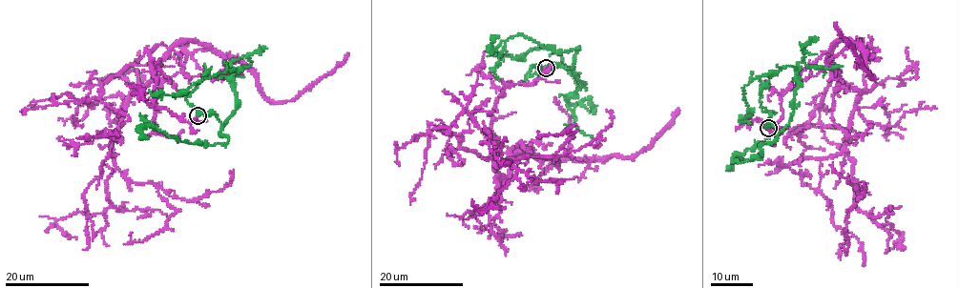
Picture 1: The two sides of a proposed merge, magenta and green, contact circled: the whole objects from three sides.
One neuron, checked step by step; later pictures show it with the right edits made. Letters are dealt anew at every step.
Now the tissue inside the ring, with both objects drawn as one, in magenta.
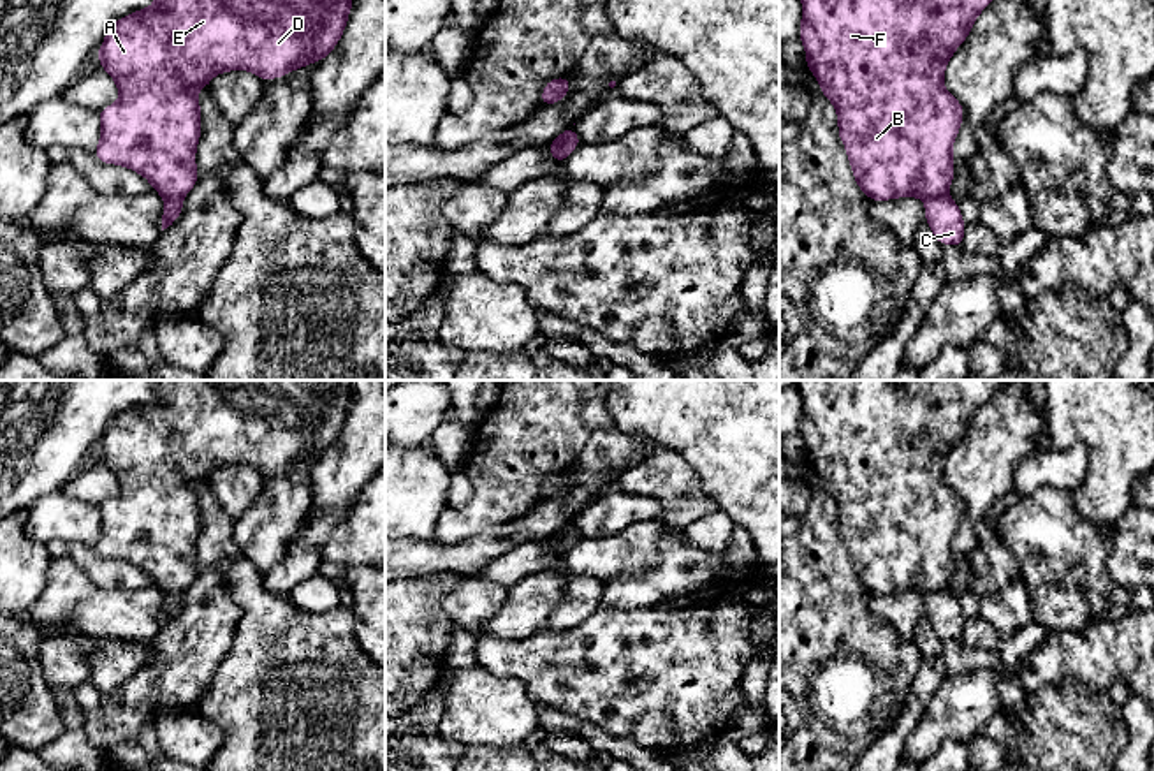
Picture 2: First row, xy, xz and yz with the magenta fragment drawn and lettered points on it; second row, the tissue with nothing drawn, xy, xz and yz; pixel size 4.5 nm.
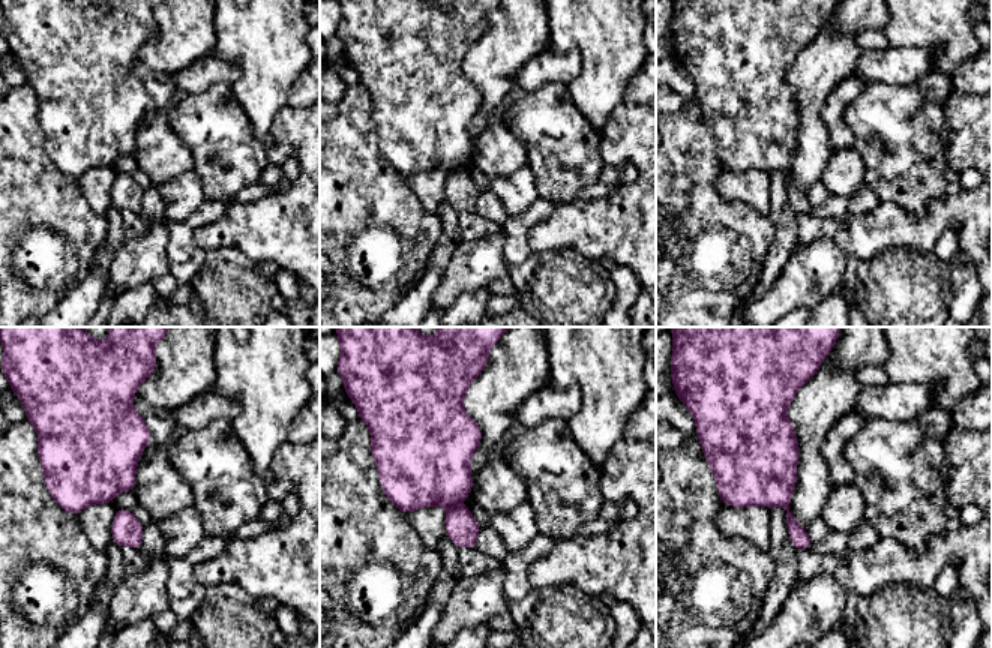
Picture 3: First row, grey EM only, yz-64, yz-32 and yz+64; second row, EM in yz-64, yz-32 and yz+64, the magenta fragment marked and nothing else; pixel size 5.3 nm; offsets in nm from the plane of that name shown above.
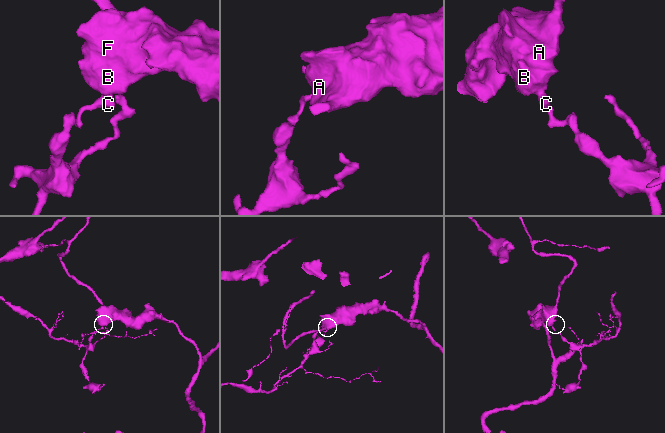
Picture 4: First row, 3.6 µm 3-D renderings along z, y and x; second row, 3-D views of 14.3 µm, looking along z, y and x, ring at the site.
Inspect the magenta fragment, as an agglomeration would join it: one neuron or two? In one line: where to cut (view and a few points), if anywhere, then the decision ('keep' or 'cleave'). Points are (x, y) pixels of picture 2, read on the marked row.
cut yz (945, 192), (924, 201); cleave

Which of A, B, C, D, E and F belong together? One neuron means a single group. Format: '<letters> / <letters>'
A B D E F / C

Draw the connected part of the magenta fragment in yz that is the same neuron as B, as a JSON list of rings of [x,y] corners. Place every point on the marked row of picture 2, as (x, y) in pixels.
[[[802,0],[799,39],[806,67],[837,111],[837,134],[846,148],[853,180],[869,201],[932,199],[948,192],[955,176],[952,148],[964,118],[962,104],[943,86],[957,48],[969,37],[978,14],[992,0]]]

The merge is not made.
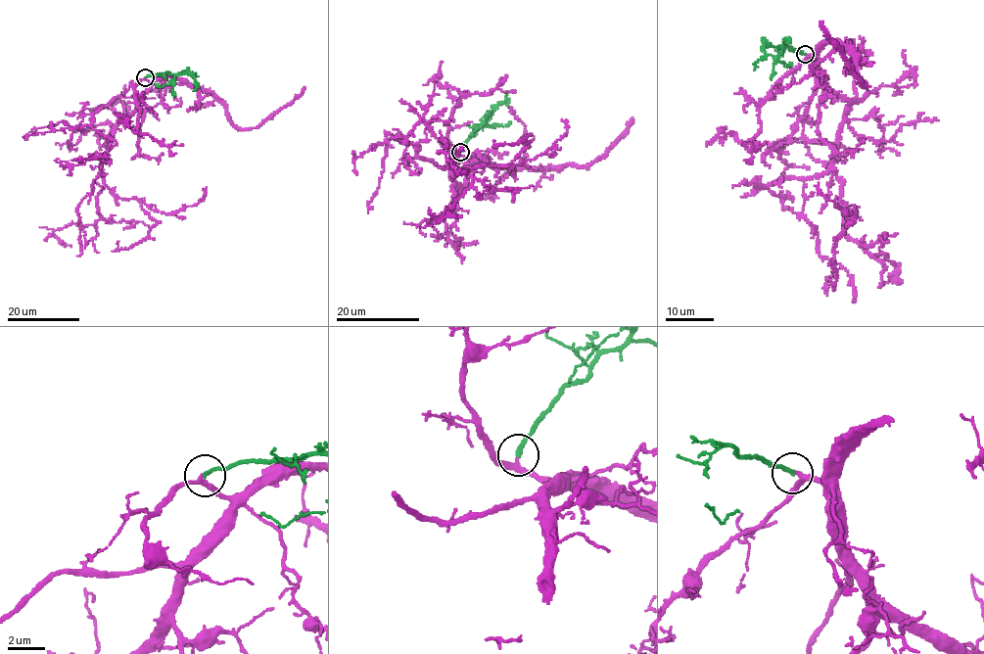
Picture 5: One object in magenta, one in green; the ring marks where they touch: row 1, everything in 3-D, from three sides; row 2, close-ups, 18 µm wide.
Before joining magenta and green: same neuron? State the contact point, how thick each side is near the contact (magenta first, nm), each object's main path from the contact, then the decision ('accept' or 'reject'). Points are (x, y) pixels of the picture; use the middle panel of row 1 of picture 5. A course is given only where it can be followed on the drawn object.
(460, 152) | 200/200 nm | magenta via (459, 152), (471, 156), (462, 185), (451, 168), (454, 174), (509, 164), (529, 142), (496, 146), (495, 140) | green via (459, 152), (465, 142), (485, 124), (493, 108), (504, 103), (507, 93), (504, 91) | accept

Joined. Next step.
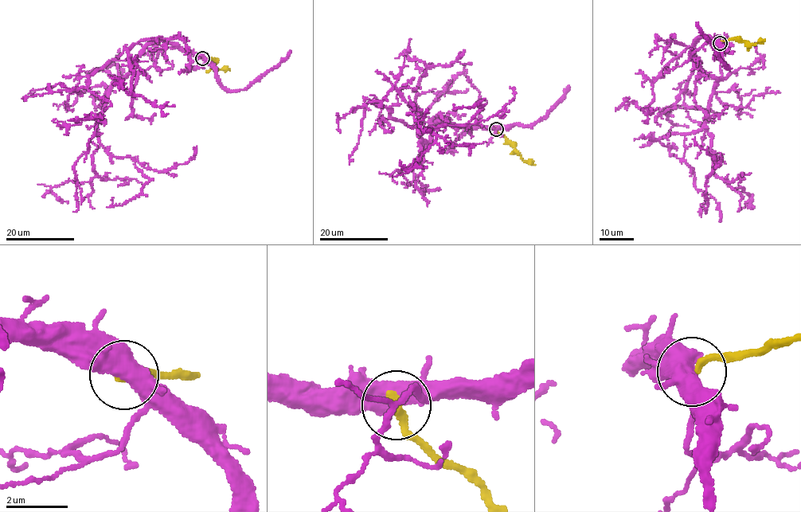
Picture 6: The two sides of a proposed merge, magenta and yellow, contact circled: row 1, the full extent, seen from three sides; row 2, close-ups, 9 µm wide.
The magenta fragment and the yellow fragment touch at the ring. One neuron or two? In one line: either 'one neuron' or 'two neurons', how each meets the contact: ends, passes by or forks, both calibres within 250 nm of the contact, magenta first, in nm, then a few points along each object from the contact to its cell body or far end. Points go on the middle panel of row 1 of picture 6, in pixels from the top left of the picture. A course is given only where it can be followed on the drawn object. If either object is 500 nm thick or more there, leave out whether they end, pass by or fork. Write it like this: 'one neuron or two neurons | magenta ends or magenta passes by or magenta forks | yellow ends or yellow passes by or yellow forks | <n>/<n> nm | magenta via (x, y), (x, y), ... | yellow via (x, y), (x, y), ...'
two neurons | 600/280 nm | magenta via (496, 129), (434, 118), (431, 138), (421, 138), (419, 127), (466, 124), (482, 105), (455, 104) | yellow via (496, 129), (523, 160), (531, 162), (535, 165)

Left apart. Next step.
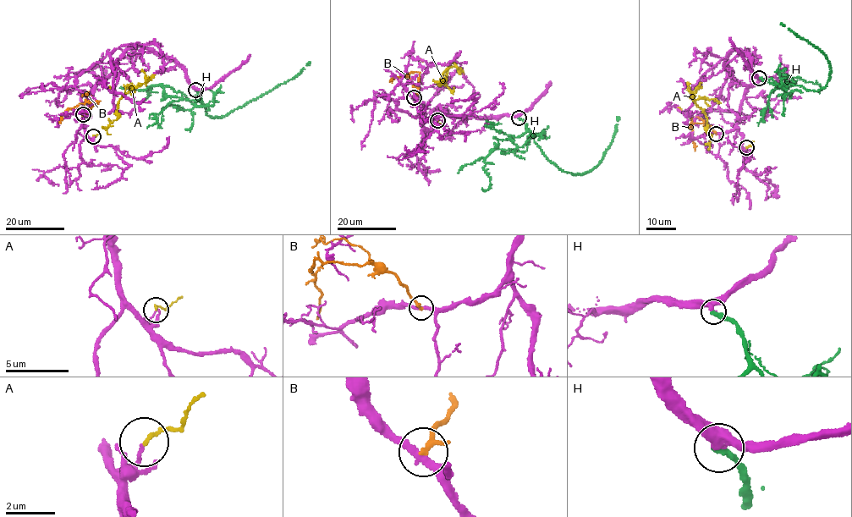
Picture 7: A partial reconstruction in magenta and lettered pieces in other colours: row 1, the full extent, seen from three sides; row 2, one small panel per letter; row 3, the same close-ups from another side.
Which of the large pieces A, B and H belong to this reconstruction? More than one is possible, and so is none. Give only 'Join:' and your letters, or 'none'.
Join: H

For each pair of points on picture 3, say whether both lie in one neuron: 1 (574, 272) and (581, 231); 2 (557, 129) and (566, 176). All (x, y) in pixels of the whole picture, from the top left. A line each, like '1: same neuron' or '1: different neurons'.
1: different neurons
2: same neuron

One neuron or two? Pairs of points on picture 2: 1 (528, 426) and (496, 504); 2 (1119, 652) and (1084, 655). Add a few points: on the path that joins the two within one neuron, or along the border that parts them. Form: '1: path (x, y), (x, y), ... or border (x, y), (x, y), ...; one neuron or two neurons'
1: path (516, 446), (507, 463), (507, 484); one neuron
2: path (1110, 652), (1093, 655); one neuron

